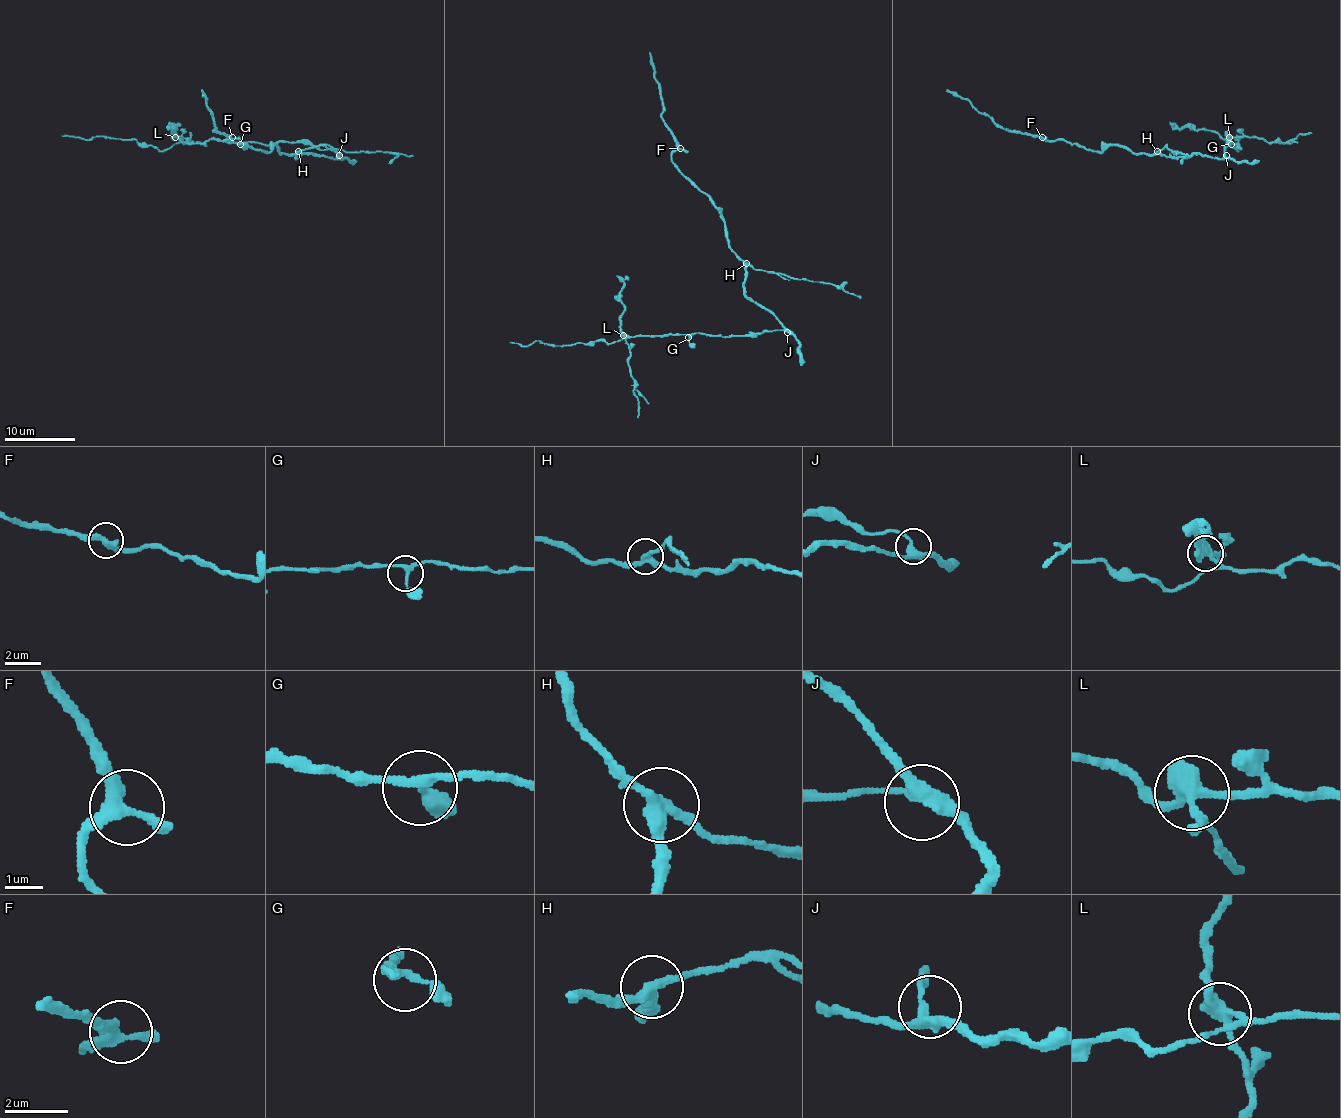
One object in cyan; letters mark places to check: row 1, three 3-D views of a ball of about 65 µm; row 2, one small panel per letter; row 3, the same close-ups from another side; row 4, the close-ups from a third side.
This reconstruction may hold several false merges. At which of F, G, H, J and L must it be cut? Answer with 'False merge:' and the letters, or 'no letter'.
False merge: H, L

